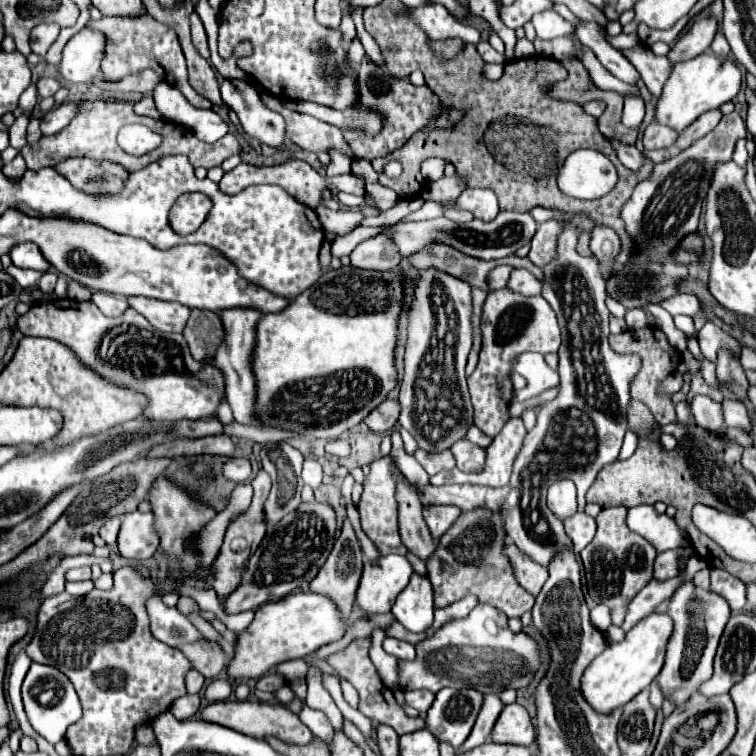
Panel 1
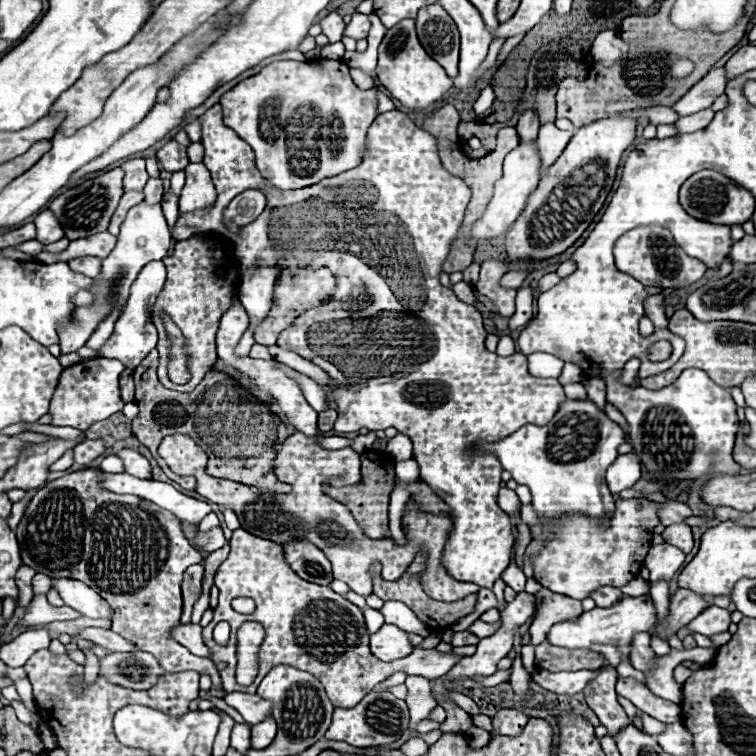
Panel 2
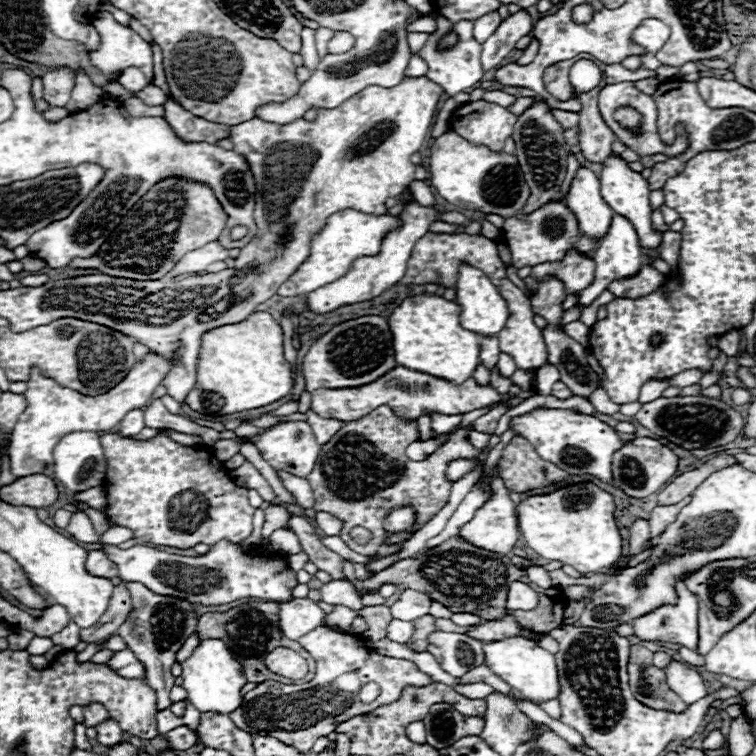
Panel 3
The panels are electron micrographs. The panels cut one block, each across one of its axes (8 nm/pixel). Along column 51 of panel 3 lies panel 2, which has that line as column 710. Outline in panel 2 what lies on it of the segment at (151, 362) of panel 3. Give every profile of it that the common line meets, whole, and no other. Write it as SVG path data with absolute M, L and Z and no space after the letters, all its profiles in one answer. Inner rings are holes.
M618 368L604 378L608 402L612 402L626 418L628 438L634 454L640 458L644 474L668 484L714 474L740 474L742 466L732 458L738 418L728 388L714 384L706 372L698 368L684 370L674 384L660 390L624 386L620 382L622 372L624 368Z

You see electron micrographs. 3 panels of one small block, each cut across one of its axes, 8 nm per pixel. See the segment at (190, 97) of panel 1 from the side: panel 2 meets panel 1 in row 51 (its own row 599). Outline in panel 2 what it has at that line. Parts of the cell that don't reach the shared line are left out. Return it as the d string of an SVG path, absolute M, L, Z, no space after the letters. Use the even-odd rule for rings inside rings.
M86 468L48 482L44 488L40 488L30 500L26 518L22 518L16 528L16 536L20 542L22 562L26 566L50 578L74 578L94 588L114 610L112 630L134 642L142 652L150 652L166 672L204 672L210 676L212 686L216 690L222 690L216 666L208 658L190 654L186 646L170 638L170 630L180 624L182 614L182 610L176 610L176 606L182 606L182 598L174 598L174 594L180 594L182 574L190 564L200 564L204 560L202 554L190 546L188 538L182 532L182 522L172 512L166 512L154 502L142 500L138 496L106 492L102 488L100 470Z

